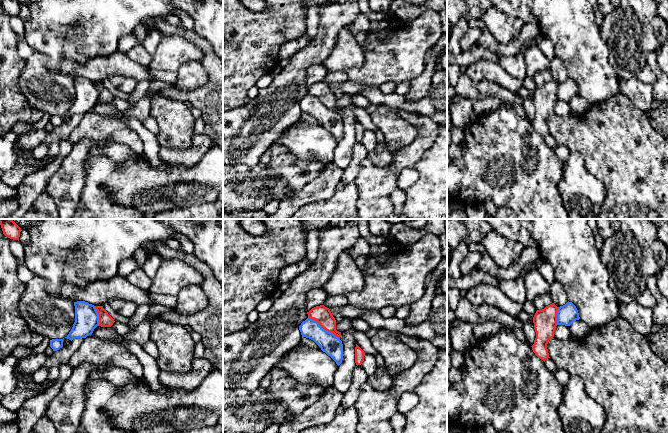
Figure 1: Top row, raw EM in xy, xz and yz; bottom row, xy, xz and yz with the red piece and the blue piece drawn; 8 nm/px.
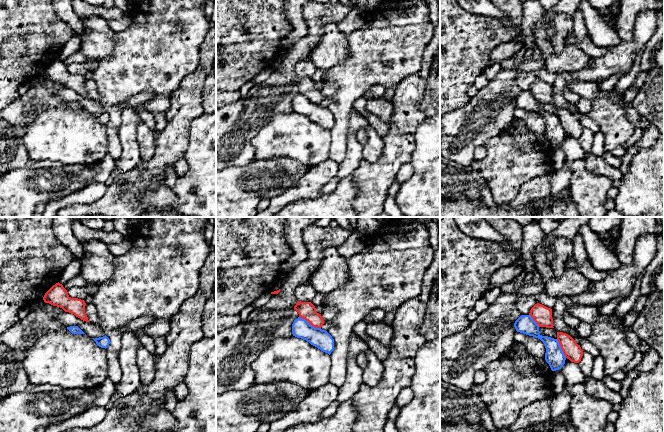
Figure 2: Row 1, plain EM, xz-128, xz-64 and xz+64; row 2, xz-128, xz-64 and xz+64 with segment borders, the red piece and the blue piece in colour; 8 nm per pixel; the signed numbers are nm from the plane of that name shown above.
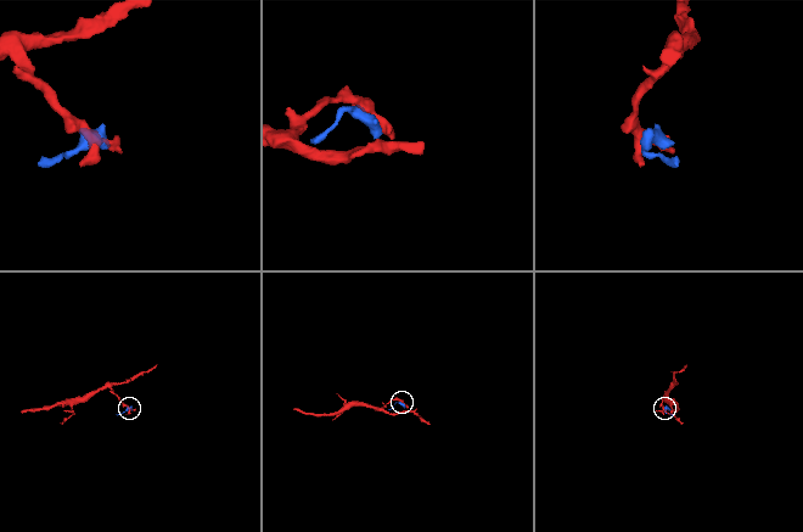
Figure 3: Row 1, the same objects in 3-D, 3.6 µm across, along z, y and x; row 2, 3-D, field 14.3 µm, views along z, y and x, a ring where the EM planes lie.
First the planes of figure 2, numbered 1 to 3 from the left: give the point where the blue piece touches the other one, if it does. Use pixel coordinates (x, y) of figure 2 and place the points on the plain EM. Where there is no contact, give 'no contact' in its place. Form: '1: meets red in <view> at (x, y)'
1: no contact
2: meets red in xz-64 at (310, 99)
3: meets red in xz+64 at (561, 124)

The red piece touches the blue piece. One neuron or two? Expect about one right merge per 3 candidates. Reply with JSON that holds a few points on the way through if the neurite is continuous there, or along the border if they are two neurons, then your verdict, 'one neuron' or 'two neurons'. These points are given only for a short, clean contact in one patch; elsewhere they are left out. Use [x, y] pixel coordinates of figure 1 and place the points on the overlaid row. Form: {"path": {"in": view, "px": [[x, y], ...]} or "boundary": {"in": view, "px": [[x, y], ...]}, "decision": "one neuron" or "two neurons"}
{"decision": "two neurons"}

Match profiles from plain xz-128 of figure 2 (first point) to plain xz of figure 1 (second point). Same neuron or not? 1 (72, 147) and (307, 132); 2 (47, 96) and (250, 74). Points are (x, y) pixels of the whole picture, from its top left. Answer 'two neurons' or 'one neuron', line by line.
1: one neuron
2: two neurons

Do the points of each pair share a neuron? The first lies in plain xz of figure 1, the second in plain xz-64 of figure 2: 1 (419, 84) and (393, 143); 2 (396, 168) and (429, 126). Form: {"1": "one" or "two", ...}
{"1": "one", "2": "two"}

